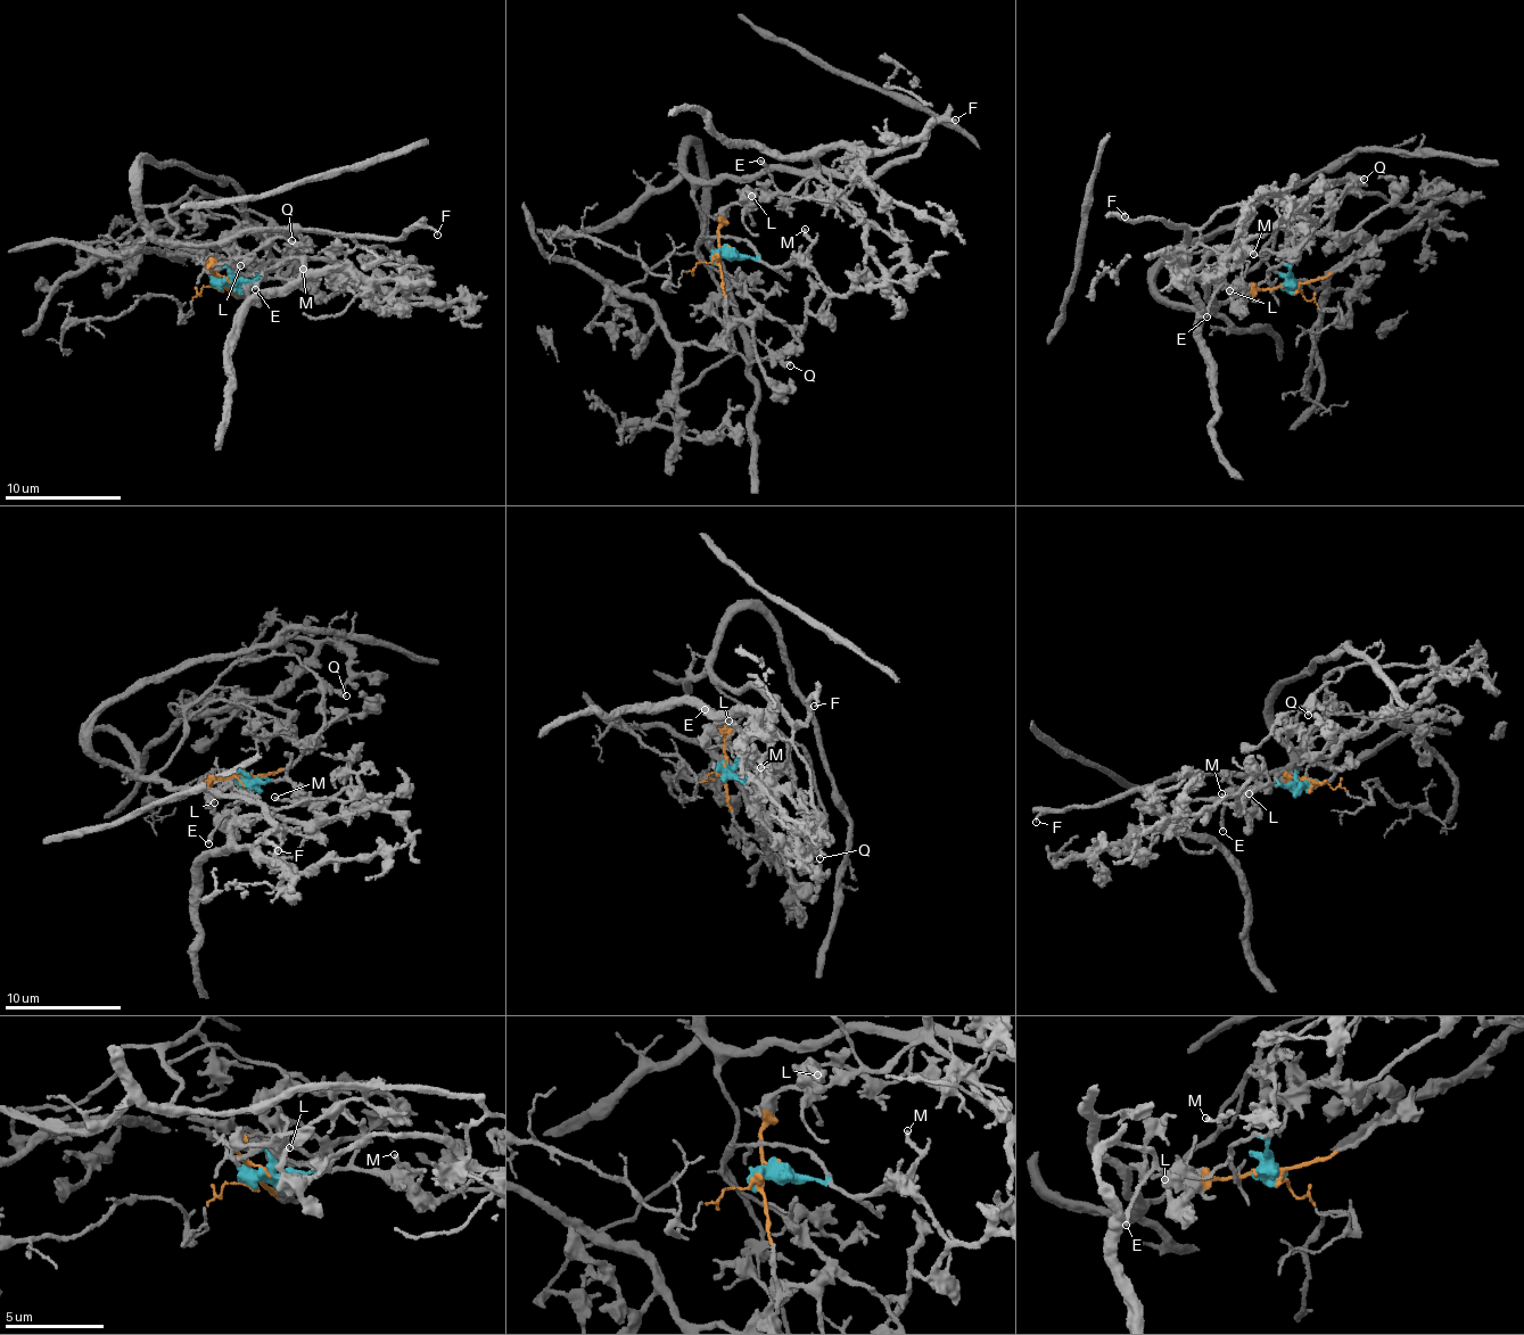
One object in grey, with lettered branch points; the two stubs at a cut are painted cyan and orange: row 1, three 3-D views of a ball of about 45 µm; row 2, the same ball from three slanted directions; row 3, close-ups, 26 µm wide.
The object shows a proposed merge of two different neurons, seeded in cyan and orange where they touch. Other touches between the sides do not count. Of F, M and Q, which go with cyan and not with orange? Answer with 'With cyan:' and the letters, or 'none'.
With cyan: M

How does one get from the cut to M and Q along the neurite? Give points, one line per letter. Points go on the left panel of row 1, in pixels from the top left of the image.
M: (220, 282), (303, 279), (312, 285), (316, 283), (302, 270)
Q: (220, 280), (208, 263), (252, 255), (283, 232), (175, 246), (167, 207), (191, 188), (257, 211), (293, 241)

